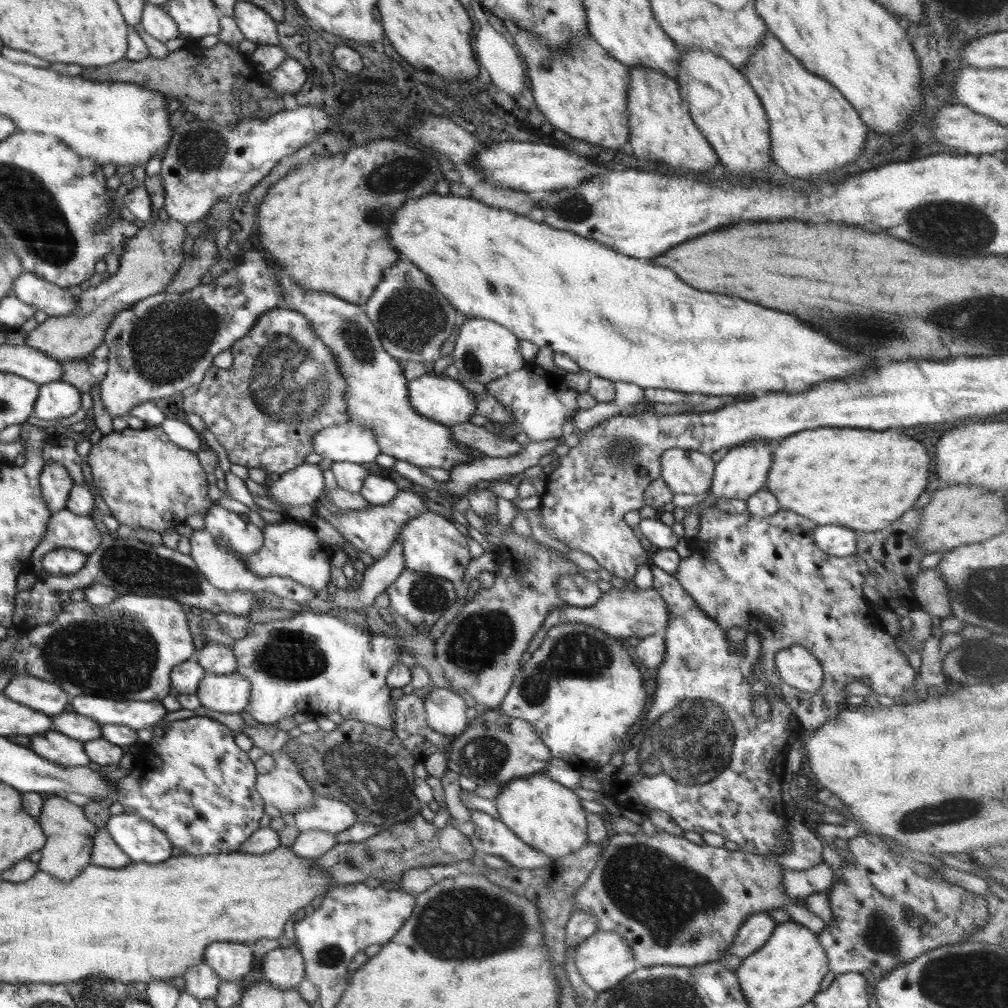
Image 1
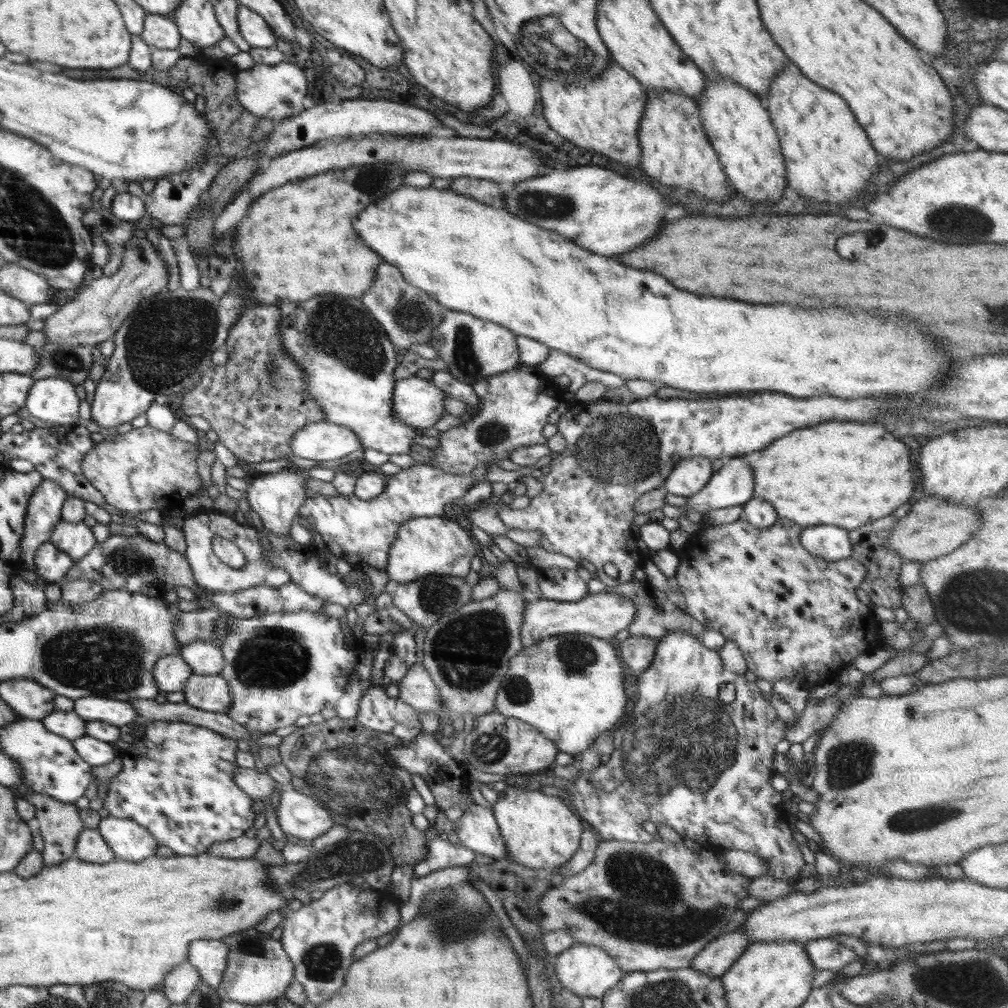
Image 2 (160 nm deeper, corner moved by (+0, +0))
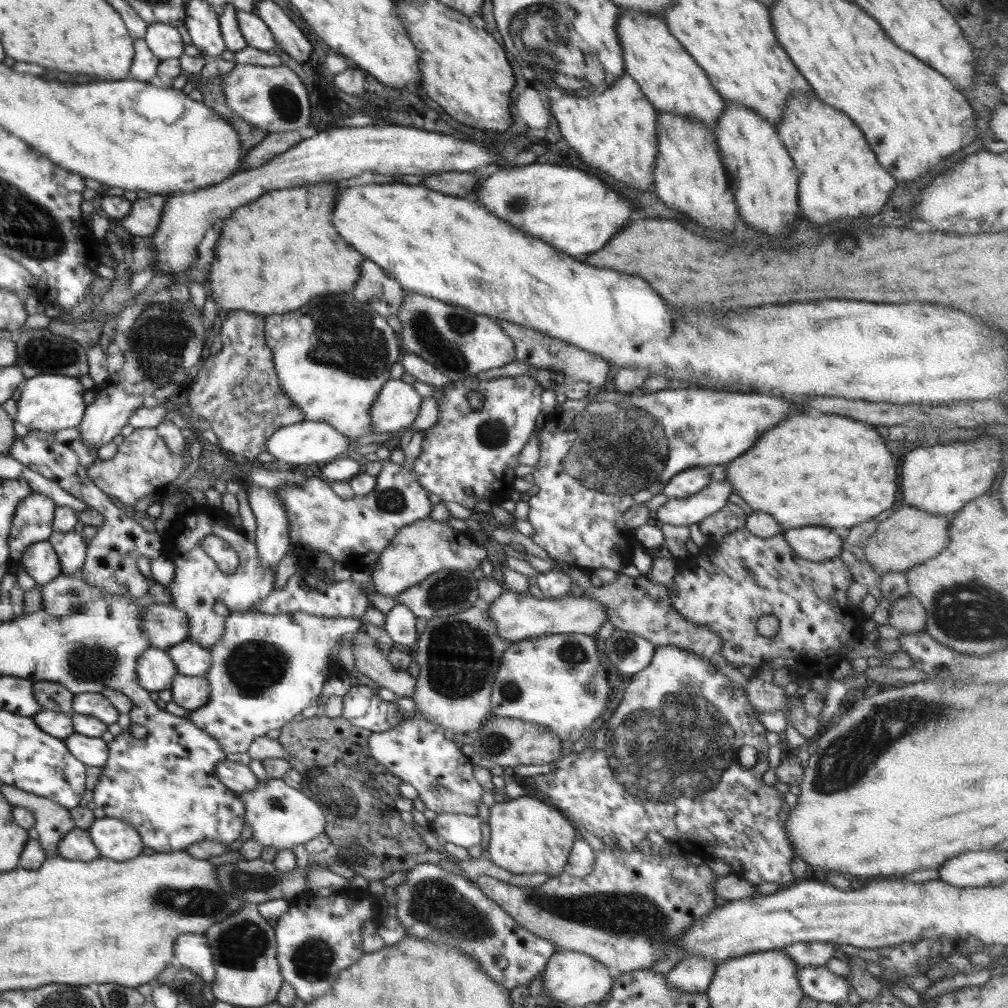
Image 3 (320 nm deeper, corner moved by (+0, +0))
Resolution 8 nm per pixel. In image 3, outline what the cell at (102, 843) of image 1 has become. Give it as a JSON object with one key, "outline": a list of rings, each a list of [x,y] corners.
{"outline":[[[79,827],[66,834],[66,837],[60,842],[60,846],[58,846],[58,854],[62,858],[84,862],[94,860],[101,856],[100,849],[93,842],[89,831]]]}

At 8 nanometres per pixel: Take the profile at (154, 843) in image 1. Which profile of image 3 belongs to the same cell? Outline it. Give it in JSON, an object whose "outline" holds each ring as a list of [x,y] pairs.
{"outline":[[[108,815],[96,819],[88,831],[100,849],[101,856],[116,861],[136,858],[145,845],[136,827]]]}

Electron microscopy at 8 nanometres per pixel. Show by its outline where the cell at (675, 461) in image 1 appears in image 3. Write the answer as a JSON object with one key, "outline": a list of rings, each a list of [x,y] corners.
{"outline":[[[693,467],[676,474],[662,489],[670,499],[686,498],[710,485],[713,467]]]}

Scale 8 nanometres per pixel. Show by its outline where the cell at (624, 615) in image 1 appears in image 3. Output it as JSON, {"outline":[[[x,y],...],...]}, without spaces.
{"outline":[[[504,591],[495,601],[485,605],[489,619],[505,642],[516,642],[549,634],[582,633],[596,636],[598,629],[608,620],[605,606],[588,597],[550,597],[538,599],[530,593]]]}

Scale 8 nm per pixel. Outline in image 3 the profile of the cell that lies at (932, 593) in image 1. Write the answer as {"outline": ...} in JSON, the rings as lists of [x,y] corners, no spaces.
{"outline":[[[910,594],[900,597],[888,611],[887,624],[895,626],[900,631],[915,633],[925,628],[925,607]]]}

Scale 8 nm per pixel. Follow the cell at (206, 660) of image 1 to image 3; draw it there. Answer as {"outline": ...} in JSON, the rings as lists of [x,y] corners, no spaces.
{"outline":[[[190,640],[166,649],[172,662],[176,665],[177,674],[186,676],[202,676],[210,670],[213,662],[209,650],[210,648],[204,648],[197,642]]]}

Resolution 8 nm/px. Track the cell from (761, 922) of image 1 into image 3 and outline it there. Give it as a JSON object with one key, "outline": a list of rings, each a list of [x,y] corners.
{"outline":[[[690,957],[680,961],[667,974],[670,987],[684,993],[706,992],[716,970],[716,963],[704,957]]]}

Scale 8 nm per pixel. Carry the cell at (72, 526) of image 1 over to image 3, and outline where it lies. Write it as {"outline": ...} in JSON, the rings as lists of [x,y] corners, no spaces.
{"outline":[[[54,531],[47,539],[61,559],[62,575],[69,576],[72,572],[79,572],[82,569],[84,558],[87,557],[86,542],[82,536],[78,540],[76,532]]]}

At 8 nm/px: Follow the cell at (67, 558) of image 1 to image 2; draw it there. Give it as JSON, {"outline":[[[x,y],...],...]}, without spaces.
{"outline":[[[45,542],[38,547],[34,562],[38,574],[47,581],[48,584],[58,582],[69,572],[69,568],[75,563],[68,554],[58,550],[57,546],[50,542]]]}

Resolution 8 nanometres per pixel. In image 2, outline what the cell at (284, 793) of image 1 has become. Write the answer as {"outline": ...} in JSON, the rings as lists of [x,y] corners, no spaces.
{"outline":[[[240,767],[239,771],[233,774],[233,781],[240,790],[255,800],[262,800],[273,792],[282,792],[290,787],[270,778],[266,773],[259,772],[256,768]]]}

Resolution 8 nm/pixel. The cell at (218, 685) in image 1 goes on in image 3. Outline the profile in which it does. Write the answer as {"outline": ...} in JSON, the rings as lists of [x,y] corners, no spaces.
{"outline":[[[177,674],[169,689],[172,692],[172,701],[188,710],[196,710],[209,701],[209,682],[205,675]]]}

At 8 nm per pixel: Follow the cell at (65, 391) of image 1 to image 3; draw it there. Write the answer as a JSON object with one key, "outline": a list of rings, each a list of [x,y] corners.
{"outline":[[[44,373],[29,378],[18,398],[15,421],[27,426],[29,430],[56,432],[80,425],[84,414],[84,387],[79,377],[64,376],[60,373]]]}

